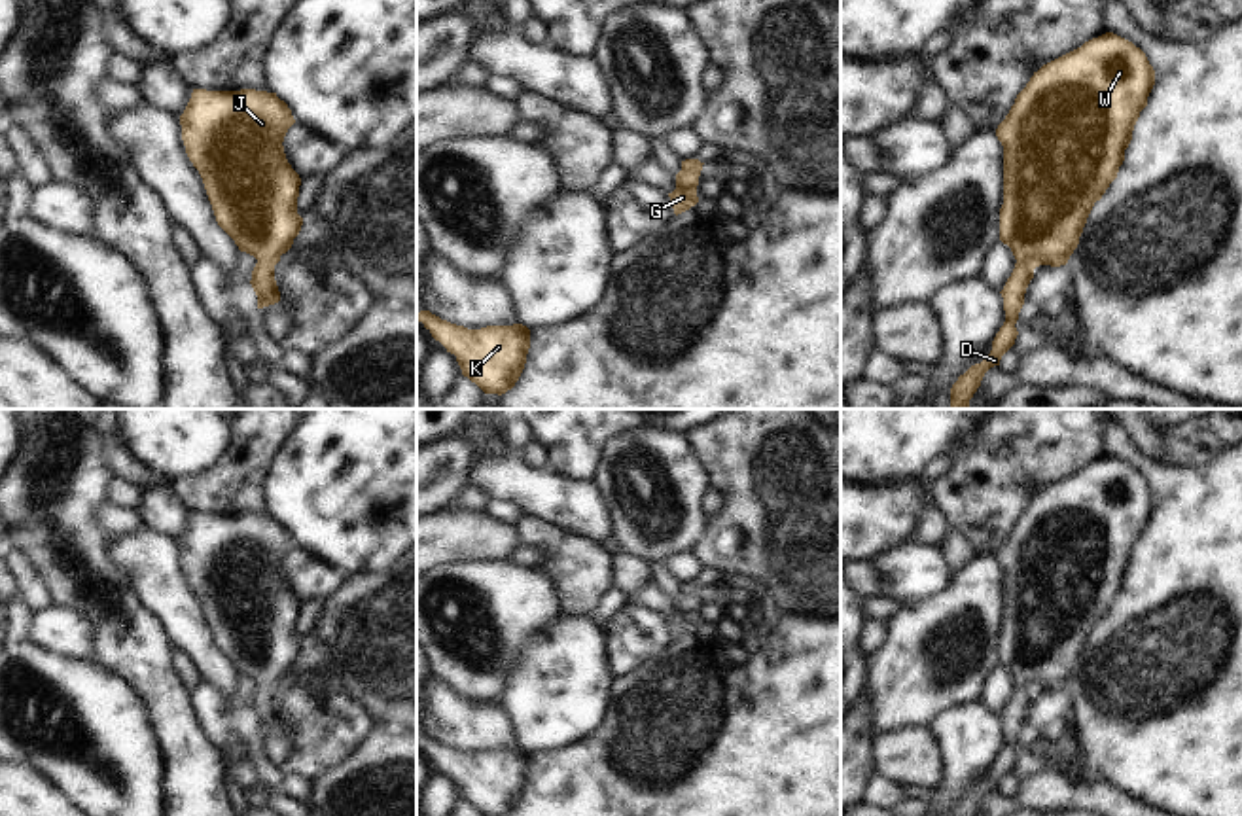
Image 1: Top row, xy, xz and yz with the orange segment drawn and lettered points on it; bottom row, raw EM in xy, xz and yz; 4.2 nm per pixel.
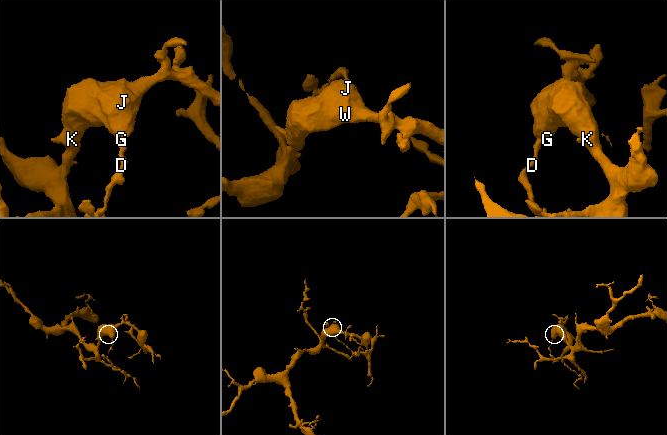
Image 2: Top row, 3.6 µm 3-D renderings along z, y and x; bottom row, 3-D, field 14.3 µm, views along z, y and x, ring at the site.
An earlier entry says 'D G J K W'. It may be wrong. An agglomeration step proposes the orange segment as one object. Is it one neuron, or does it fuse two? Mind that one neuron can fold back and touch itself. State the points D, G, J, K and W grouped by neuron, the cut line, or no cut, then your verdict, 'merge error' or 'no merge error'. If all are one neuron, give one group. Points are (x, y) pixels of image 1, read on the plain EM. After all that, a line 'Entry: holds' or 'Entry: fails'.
D G J K W | no cut | no merge error
Entry: holds

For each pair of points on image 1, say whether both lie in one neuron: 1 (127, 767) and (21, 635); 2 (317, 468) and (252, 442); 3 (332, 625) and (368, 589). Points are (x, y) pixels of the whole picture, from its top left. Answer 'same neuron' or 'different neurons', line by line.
1: same neuron
2: different neurons
3: same neuron

